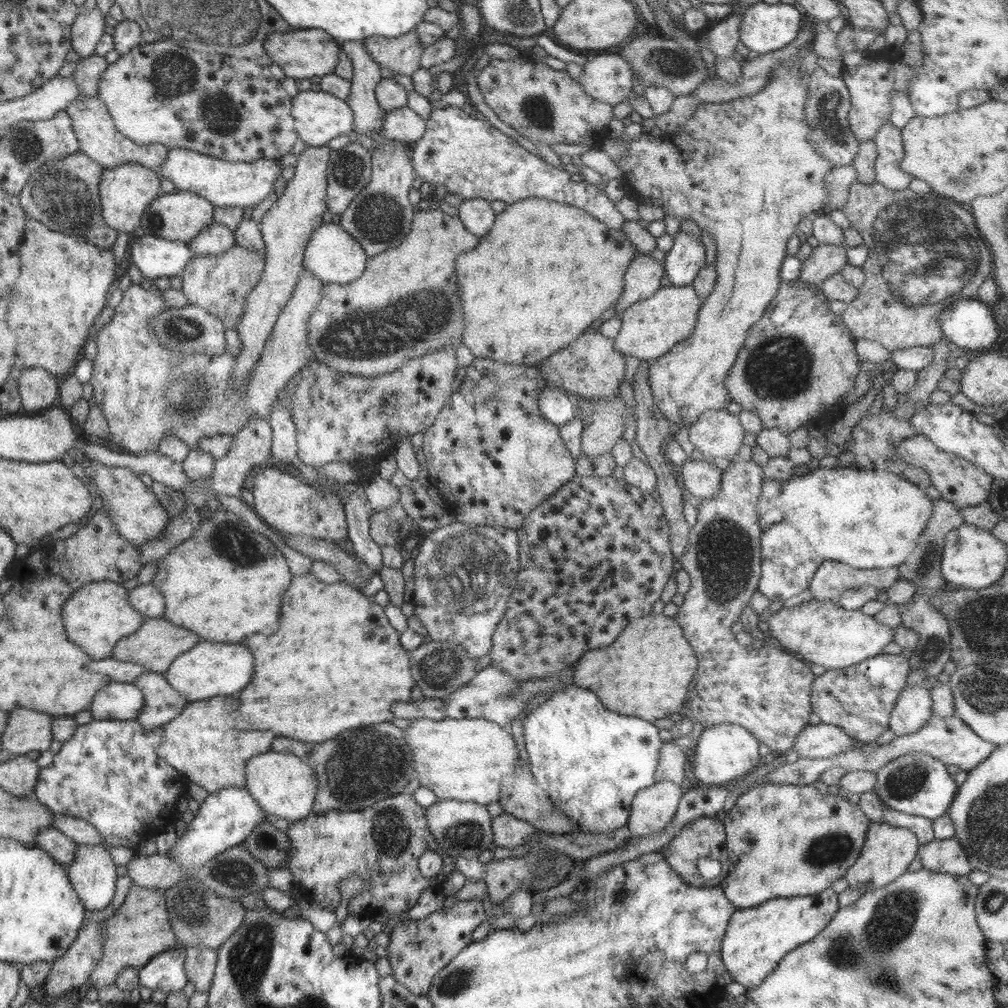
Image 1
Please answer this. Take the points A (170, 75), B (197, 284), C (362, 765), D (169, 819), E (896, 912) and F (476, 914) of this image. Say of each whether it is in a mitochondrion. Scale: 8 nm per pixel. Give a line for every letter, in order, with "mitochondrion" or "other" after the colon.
A: mitochondrion
B: other
C: mitochondrion
D: other
E: mitochondrion
F: other

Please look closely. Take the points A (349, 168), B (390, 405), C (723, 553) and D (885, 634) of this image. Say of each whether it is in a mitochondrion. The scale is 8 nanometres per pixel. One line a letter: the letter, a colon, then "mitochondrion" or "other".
A: mitochondrion
B: mitochondrion
C: mitochondrion
D: other

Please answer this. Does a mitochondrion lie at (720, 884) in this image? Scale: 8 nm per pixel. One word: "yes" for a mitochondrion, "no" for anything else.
no

